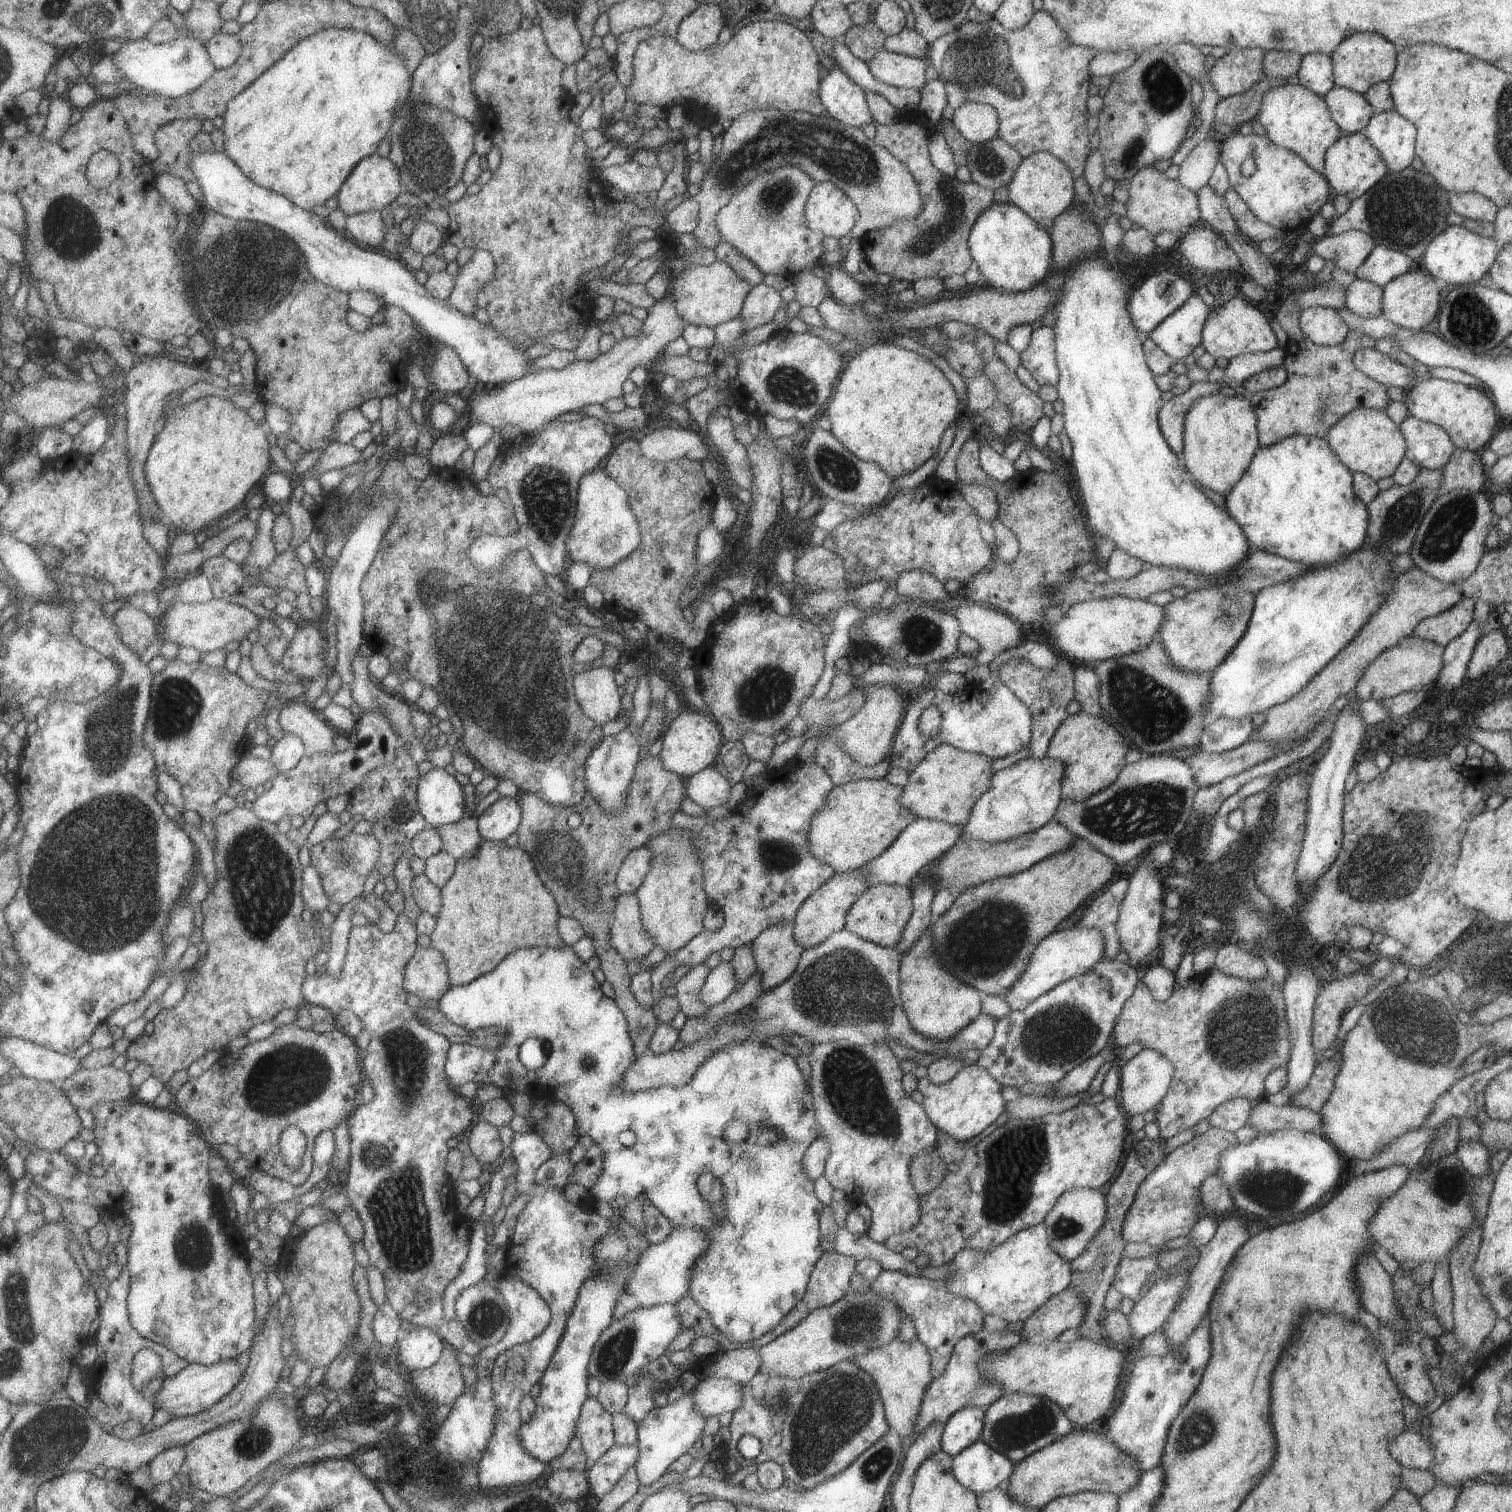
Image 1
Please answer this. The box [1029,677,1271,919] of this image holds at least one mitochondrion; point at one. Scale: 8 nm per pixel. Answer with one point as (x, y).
(1135, 812)

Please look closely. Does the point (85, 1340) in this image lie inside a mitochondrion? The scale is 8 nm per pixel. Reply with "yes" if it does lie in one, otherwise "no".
no

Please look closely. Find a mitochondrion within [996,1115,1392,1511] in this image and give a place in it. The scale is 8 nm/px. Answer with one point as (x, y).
(1273, 1190)

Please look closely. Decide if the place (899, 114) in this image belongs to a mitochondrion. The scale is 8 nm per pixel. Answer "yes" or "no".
no

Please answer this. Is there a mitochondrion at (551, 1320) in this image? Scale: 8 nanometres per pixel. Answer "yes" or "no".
no

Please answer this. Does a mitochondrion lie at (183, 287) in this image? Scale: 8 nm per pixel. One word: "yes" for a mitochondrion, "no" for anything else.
yes

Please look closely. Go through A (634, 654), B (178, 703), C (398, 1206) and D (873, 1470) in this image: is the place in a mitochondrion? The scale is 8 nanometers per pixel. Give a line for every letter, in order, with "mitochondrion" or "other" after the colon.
A: other
B: mitochondrion
C: mitochondrion
D: mitochondrion

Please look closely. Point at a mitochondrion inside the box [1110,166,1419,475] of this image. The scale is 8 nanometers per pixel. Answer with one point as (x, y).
(1382, 211)

